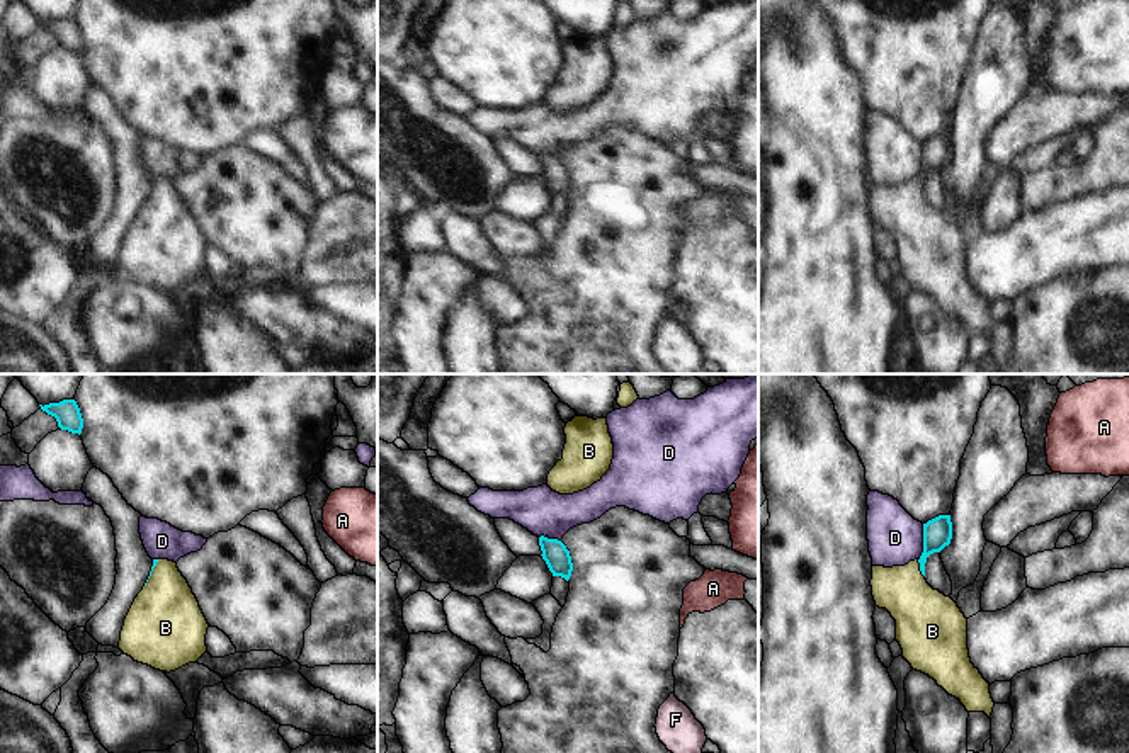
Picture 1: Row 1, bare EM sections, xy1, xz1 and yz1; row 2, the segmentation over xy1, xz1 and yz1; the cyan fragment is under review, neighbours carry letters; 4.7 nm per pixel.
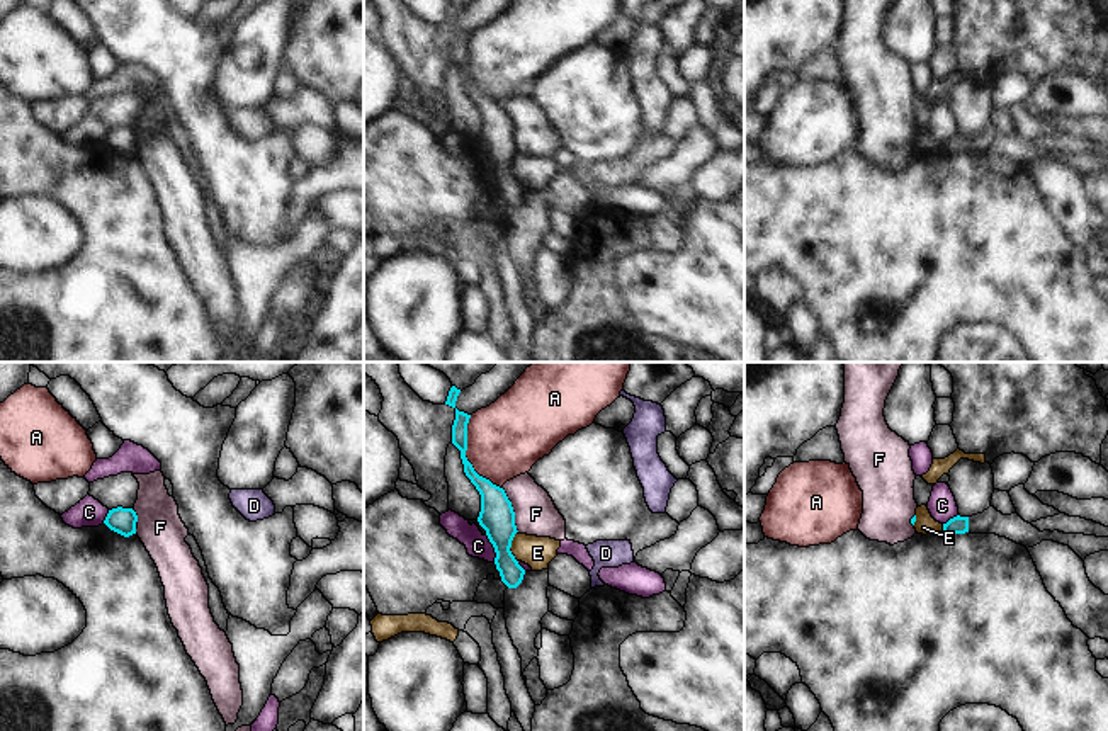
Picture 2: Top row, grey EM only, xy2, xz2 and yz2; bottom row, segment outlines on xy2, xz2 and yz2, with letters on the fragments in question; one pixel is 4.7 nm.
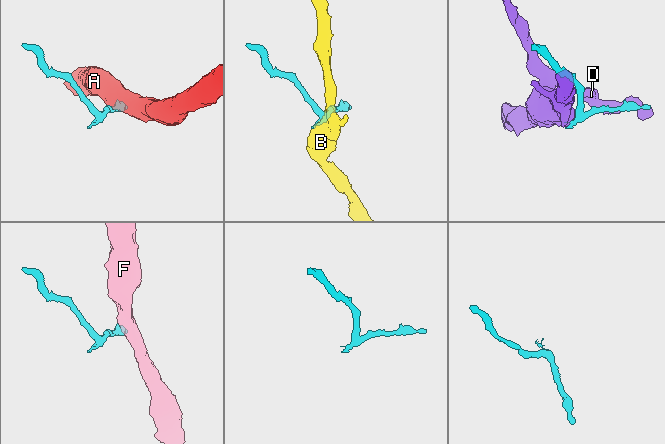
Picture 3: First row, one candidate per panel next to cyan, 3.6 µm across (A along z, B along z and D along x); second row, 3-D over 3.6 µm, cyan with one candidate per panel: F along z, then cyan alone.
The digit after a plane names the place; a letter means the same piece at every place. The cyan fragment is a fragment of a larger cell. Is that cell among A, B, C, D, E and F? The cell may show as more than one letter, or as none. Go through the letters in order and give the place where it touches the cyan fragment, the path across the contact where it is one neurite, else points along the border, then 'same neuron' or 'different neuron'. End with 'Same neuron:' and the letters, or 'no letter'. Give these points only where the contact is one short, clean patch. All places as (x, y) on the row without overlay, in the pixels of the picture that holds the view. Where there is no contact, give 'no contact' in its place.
A: contact xz2 (464, 75); border xz2 (469, 34), (466, 79), (480, 94), (500, 107); different neuron
B: contact yz1 (920, 187); way yz1 (937, 152), (920, 187), (919, 228), (925, 238); same neuron
C: contact xz2 (493, 165); border xz2 (486, 153), (495, 179); different neuron
D: contact yz1 (924, 162); border yz1 (924, 143), (924, 170), (919, 179); different neuron
E: contact xz2 (510, 165); border xz2 (517, 150), (510, 167), (517, 181); different neuron
F: contact xz2 (512, 128); border xz2 (502, 106), (519, 150); different neuron
Same neuron: B

